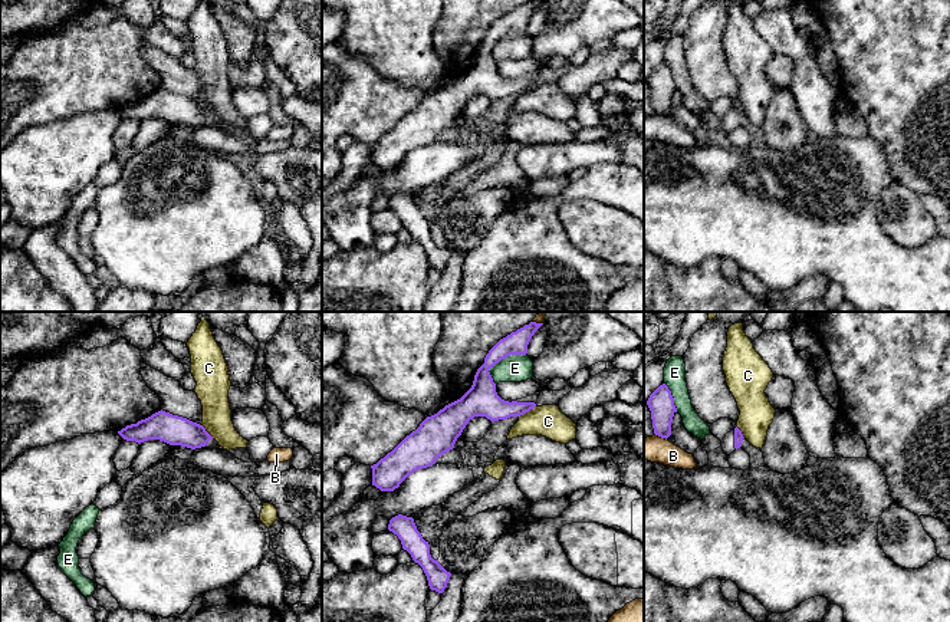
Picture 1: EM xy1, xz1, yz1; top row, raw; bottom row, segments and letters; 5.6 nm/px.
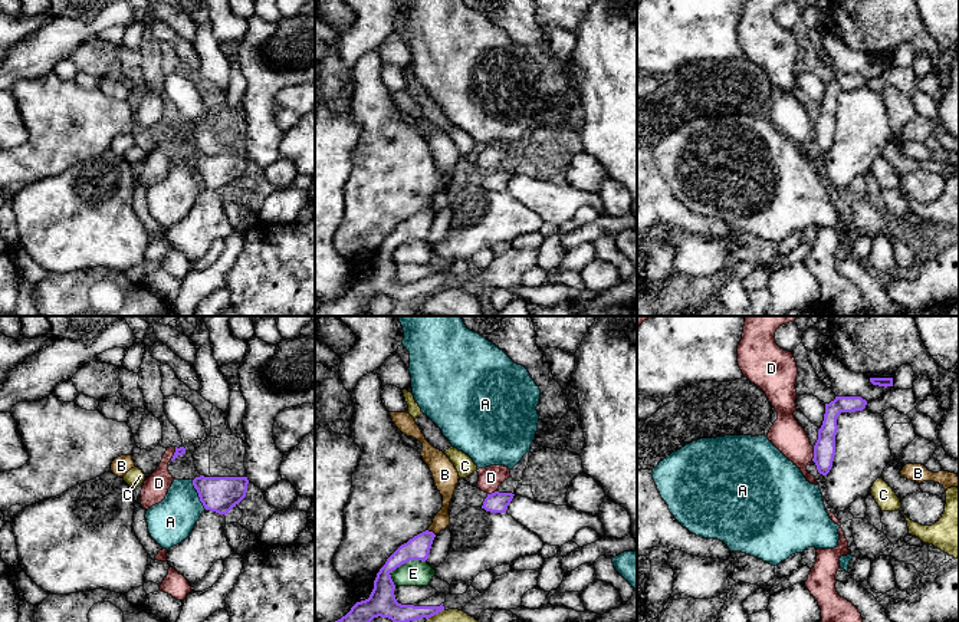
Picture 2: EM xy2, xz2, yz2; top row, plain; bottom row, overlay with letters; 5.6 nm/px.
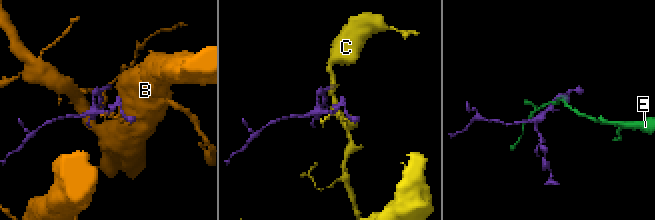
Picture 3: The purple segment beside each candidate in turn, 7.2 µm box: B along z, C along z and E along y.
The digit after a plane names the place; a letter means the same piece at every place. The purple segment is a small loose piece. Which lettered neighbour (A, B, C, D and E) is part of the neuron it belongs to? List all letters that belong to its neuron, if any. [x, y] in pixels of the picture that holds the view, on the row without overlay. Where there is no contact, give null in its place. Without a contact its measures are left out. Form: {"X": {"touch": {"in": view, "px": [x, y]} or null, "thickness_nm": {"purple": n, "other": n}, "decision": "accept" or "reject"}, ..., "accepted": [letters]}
{"A": {"touch": {"in": "xy2", "px": [199, 173]}, "thickness_nm": {"purple": 200, "other": 260}, "decision": "reject"}, "B": {"touch": {"in": "xz2", "px": [432, 210]}, "thickness_nm": {"purple": 130, "other": 90}, "decision": "reject"}, "C": {"touch": {"in": "xy1", "px": [206, 109]}, "thickness_nm": {"purple": 170, "other": 180}, "decision": "reject"}, "D": {"touch": {"in": "yz2", "px": [814, 132]}, "thickness_nm": {"purple": 130, "other": 180}, "decision": "reject"}, "E": {"touch": {"in": "xz1", "px": [500, 38]}, "thickness_nm": {"purple": 190, "other": 160}, "decision": "reject"}, "accepted": []}

